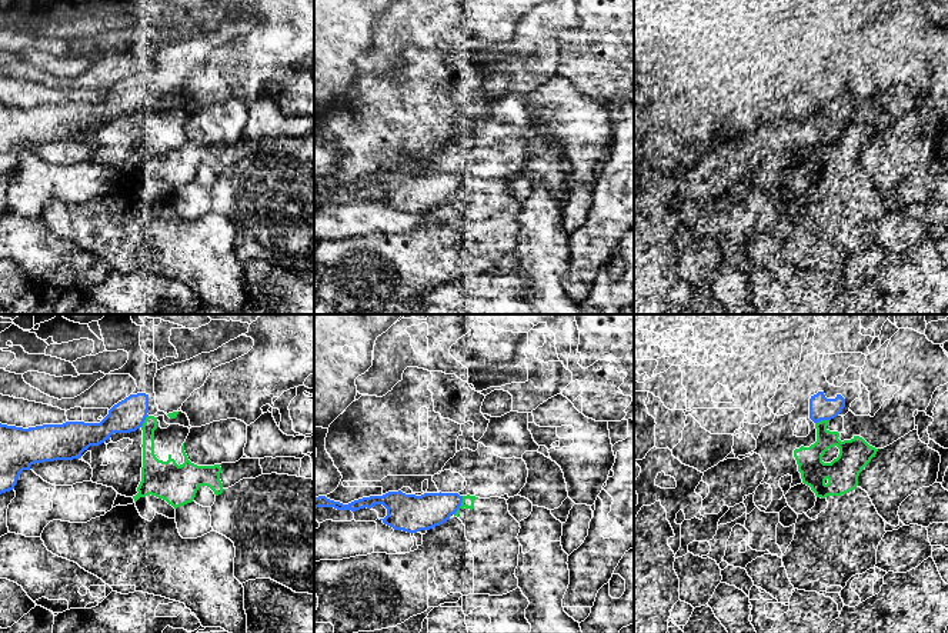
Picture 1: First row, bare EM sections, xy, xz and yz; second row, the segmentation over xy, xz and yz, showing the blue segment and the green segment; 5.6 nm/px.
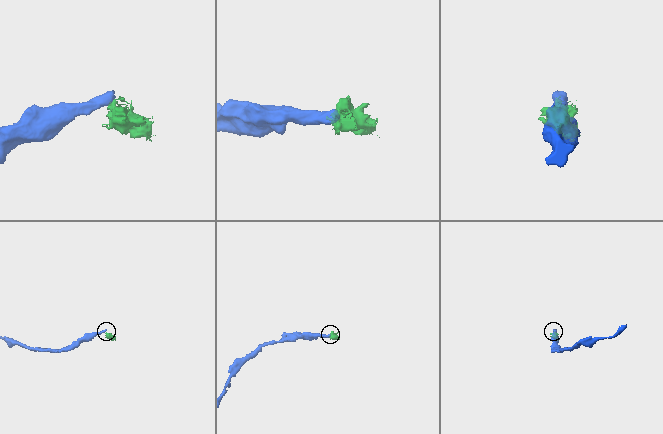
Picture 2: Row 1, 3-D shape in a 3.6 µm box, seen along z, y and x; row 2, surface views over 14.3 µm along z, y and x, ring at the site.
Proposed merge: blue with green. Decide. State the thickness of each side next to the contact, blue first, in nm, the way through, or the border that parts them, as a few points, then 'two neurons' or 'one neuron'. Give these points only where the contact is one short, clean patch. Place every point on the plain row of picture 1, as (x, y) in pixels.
200 nm thick on the blue side, 70 nm on the other; two neurons

